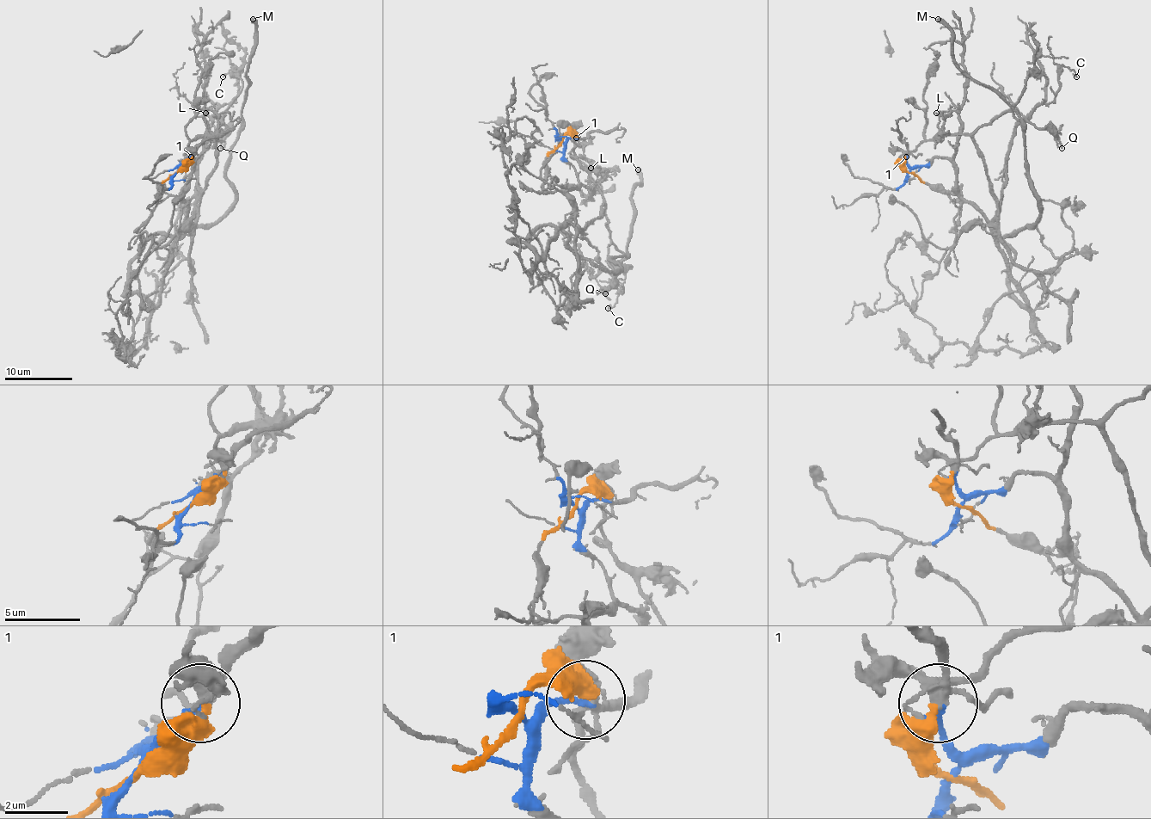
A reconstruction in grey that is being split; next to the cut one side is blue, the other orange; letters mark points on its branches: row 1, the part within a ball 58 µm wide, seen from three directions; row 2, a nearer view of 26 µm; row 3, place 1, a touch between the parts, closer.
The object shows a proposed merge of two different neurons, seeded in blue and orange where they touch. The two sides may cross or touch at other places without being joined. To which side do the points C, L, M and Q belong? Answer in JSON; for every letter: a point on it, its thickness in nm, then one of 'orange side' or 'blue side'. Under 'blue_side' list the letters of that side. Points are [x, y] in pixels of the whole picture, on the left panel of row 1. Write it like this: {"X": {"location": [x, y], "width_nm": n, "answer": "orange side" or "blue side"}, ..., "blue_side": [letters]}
{"C": {"location": [223, 76], "width_nm": 140, "answer": "blue side"}, "L": {"location": [205, 113], "width_nm": 140, "answer": "orange side"}, "M": {"location": [253, 19], "width_nm": 480, "answer": "blue side"}, "Q": {"location": [220, 148], "width_nm": 130, "answer": "orange side"}, "blue_side": ["C", "M"]}

